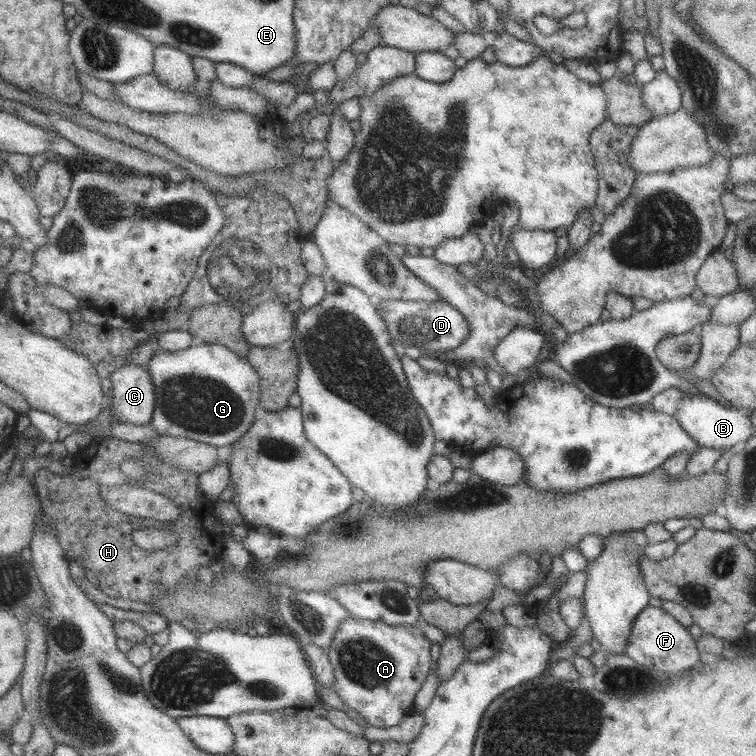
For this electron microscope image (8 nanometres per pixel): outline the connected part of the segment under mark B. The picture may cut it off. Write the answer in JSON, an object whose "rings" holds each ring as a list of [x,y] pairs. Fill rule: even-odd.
{"rings":[[[702,394],[697,396],[685,395],[677,406],[676,416],[681,428],[698,444],[699,448],[713,450],[736,450],[754,432],[750,418],[745,411],[737,407],[725,408],[717,401]]]}

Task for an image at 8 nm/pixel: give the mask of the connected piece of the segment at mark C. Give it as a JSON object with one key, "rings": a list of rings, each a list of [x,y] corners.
{"rings":[[[123,364],[110,377],[112,382],[112,397],[110,398],[110,410],[118,418],[118,422],[131,423],[135,426],[152,424],[154,419],[155,407],[158,403],[158,390],[155,389],[154,378],[151,377],[147,366]]]}

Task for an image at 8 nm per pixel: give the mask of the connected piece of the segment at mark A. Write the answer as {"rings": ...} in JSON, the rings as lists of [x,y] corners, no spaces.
{"rings":[[[350,616],[341,624],[329,648],[330,661],[335,667],[337,677],[337,694],[346,702],[347,707],[361,714],[369,725],[391,728],[401,724],[406,716],[415,712],[415,696],[425,684],[431,670],[434,670],[431,644],[419,625],[391,625],[383,621],[355,619]]]}

